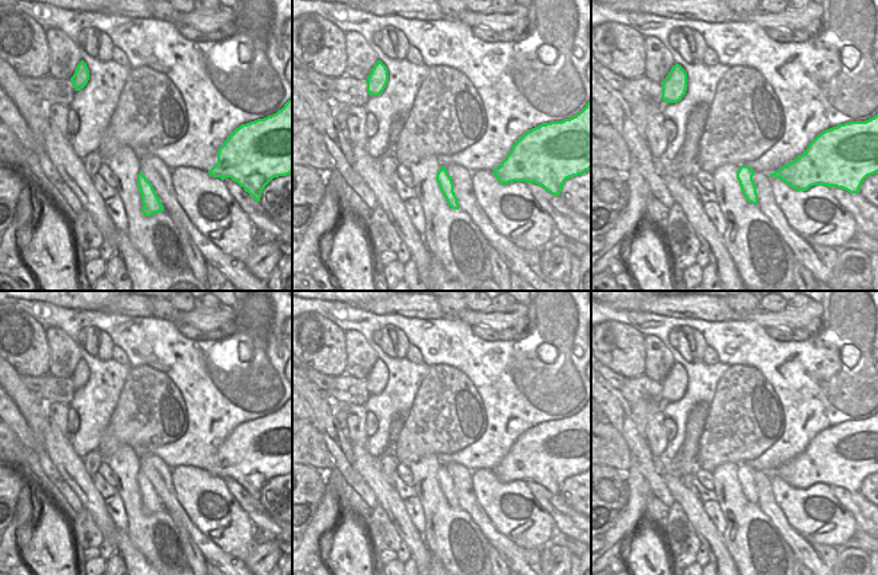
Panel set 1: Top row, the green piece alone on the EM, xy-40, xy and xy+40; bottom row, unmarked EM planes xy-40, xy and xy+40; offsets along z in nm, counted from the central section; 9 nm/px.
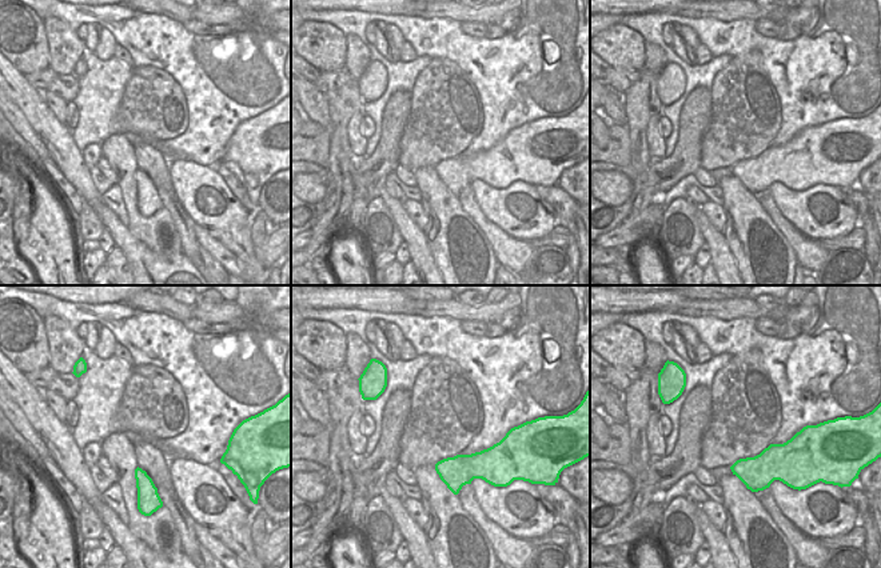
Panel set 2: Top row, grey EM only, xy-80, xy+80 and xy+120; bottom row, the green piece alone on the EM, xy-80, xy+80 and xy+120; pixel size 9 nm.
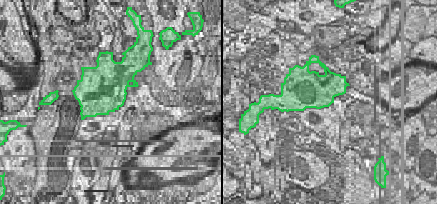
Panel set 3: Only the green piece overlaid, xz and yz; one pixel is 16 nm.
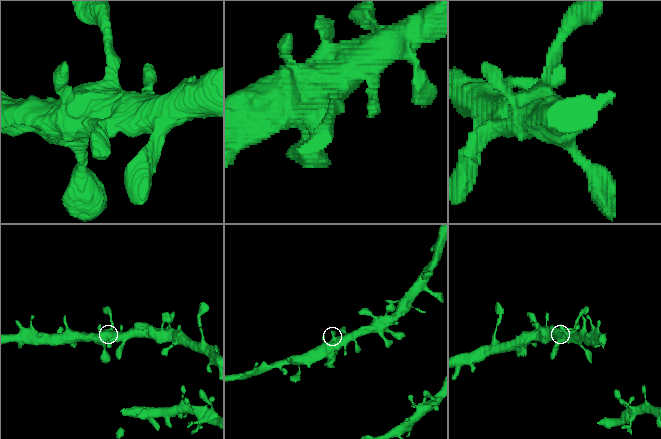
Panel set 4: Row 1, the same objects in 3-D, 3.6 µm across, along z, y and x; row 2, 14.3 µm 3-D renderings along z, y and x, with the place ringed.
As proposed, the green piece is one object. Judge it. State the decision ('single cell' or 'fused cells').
single cell

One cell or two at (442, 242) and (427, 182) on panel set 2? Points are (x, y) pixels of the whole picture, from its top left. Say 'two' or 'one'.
one

